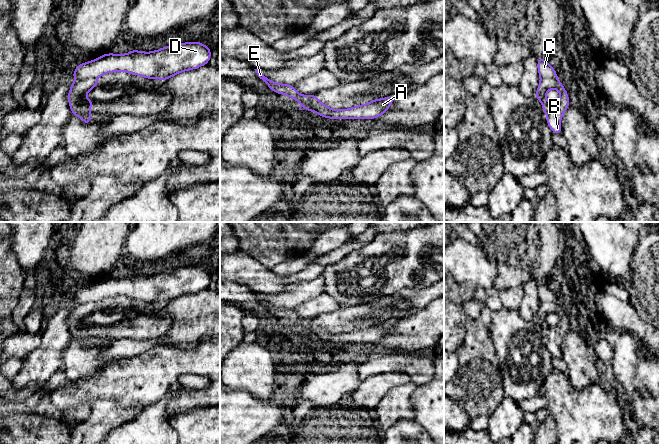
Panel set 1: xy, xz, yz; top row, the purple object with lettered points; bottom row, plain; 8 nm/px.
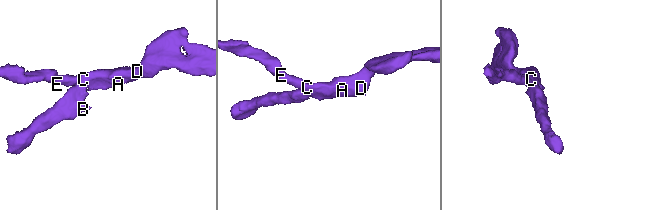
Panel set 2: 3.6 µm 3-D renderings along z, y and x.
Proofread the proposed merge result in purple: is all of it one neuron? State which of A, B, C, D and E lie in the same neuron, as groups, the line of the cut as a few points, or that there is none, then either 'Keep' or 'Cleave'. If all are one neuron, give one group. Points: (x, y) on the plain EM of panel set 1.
Groups: A C D E / B. Split along xy (94, 301), (76, 304). Cleave

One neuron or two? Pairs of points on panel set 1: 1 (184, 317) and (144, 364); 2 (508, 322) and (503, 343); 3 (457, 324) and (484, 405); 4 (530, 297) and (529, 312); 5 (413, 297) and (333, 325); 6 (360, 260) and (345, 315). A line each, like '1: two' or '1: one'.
1: two
2: one
3: two
4: one
5: one
6: two

